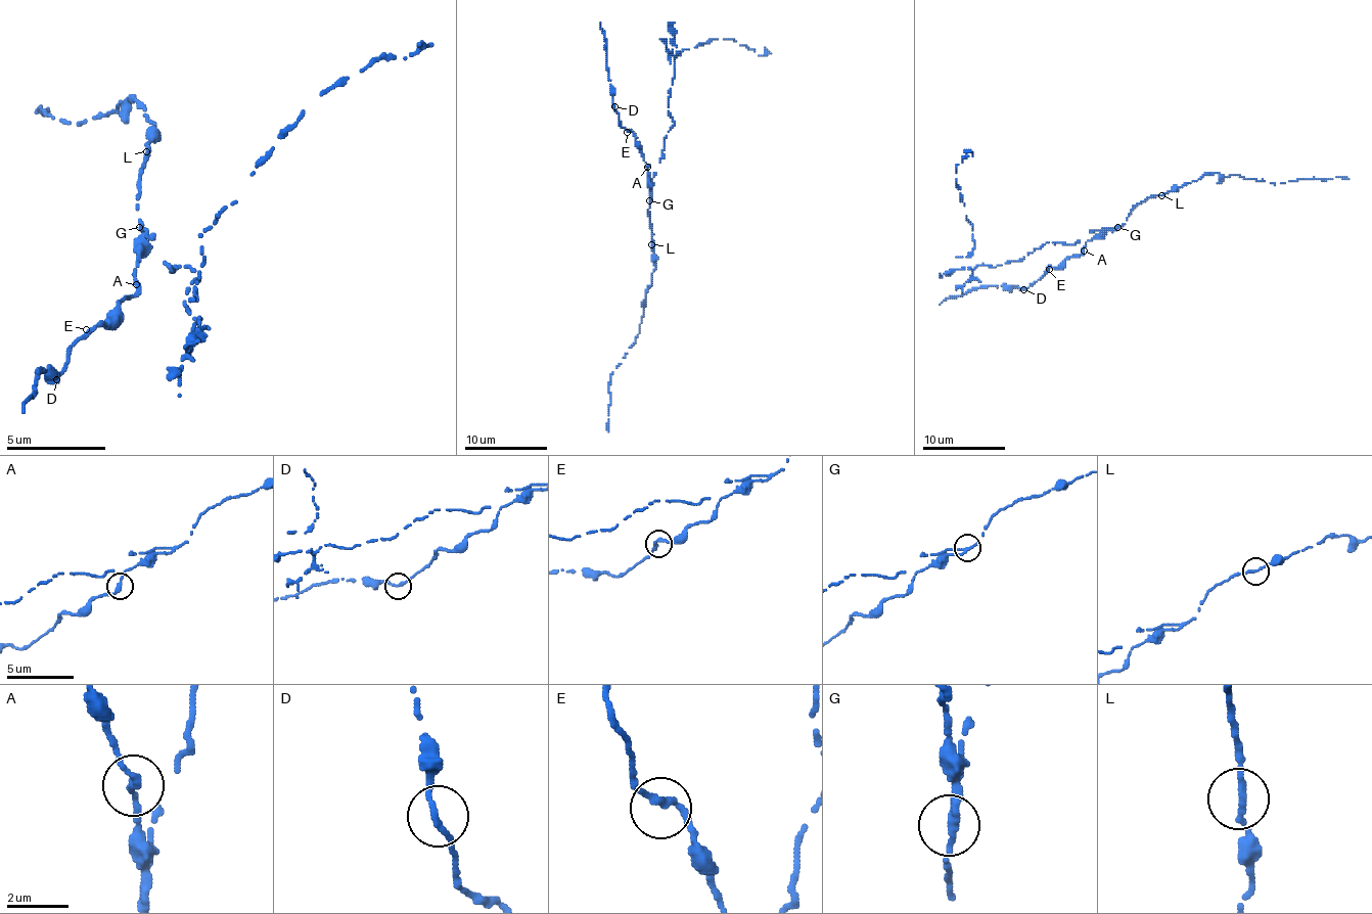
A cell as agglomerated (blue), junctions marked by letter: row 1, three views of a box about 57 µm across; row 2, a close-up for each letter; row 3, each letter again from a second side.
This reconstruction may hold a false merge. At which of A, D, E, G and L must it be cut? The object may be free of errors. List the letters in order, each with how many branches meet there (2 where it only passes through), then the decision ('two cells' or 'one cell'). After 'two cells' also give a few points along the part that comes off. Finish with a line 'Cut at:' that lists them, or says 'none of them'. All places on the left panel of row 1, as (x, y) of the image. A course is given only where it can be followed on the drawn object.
A: branches 2; one cell
D: branches 2; one cell
E: branches 2; one cell
G: branches 2; two cells; course (141, 225), (171, 270), (200, 275), (185, 310), (200, 324), (200, 235), (294, 121), (418, 42)
L: branches 2; one cell
Cut at: G

